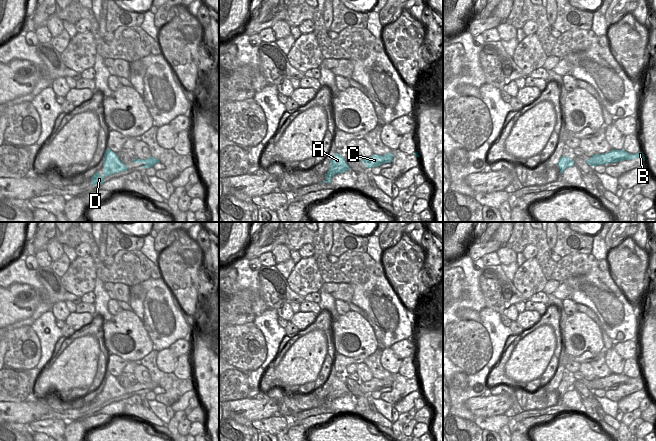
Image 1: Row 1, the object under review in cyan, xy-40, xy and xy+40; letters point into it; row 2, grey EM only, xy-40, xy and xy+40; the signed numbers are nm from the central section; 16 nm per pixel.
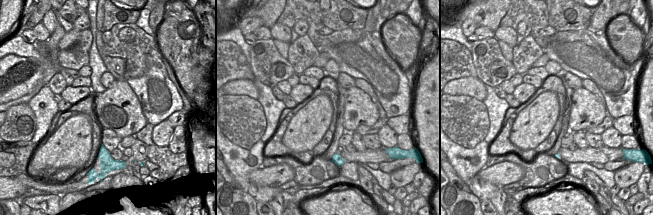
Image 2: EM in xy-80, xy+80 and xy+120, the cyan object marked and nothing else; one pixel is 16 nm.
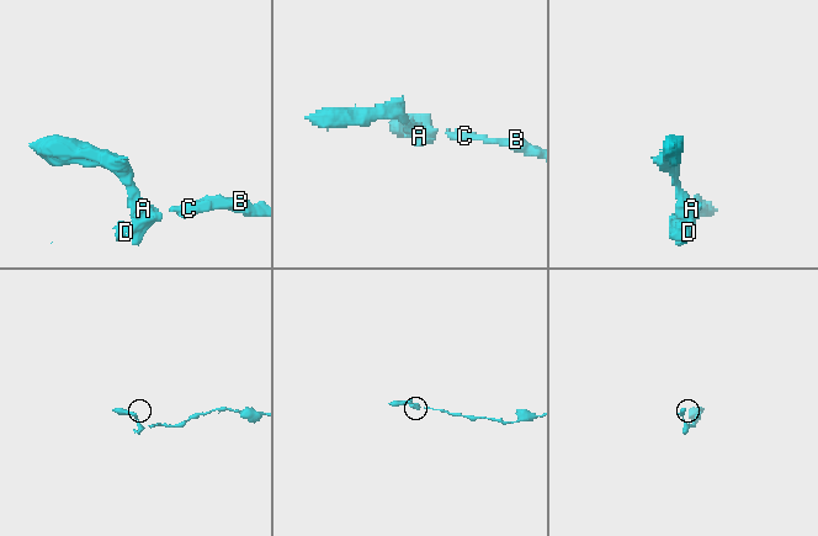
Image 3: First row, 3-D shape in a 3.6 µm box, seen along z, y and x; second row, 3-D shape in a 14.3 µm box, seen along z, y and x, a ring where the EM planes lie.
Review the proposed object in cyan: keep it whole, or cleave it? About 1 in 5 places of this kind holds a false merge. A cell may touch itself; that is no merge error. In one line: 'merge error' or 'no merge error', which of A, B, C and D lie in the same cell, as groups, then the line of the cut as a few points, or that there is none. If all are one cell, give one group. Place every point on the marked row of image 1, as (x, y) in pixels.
no merge error; groups A B C D; cut none

